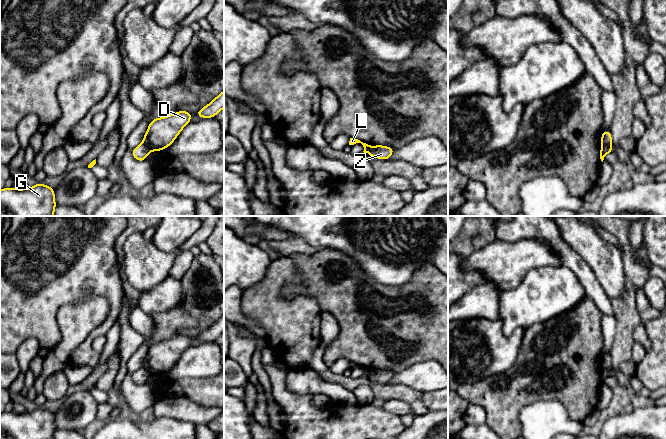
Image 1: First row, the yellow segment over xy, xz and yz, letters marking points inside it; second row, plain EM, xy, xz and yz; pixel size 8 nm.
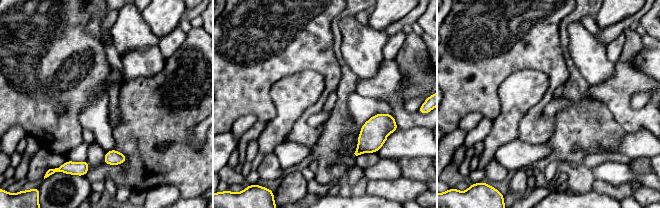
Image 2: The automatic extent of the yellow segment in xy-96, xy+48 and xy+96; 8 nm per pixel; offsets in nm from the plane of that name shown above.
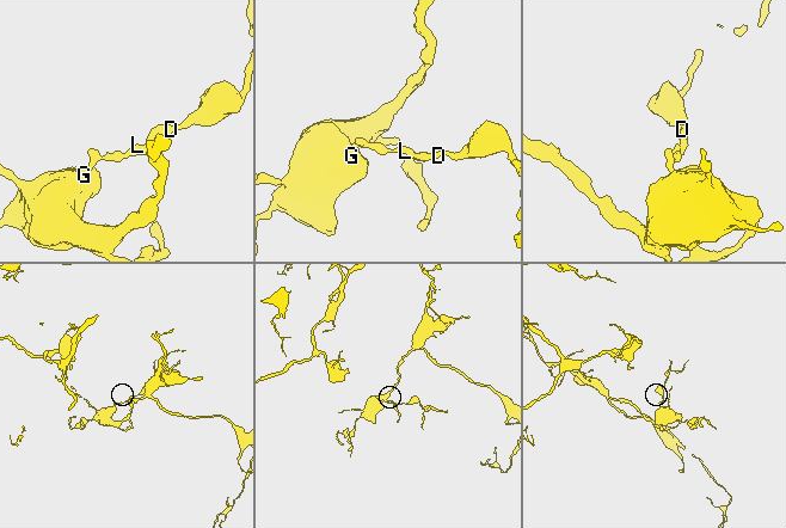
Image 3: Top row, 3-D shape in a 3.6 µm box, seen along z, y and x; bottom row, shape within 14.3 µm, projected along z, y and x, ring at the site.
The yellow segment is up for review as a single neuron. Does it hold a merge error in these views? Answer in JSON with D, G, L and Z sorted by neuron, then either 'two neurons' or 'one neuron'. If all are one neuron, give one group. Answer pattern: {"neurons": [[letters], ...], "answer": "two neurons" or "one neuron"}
{"neurons": [["D", "Z"], ["G", "L"]], "answer": "two neurons"}

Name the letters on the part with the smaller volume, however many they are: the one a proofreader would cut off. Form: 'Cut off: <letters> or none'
Cut off: D, Z

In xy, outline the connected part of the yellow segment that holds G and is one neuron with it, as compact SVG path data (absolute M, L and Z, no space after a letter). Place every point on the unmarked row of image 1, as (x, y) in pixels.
M43 407L24 413L4 411L0 414L0 439L54 439L56 431L54 412Z

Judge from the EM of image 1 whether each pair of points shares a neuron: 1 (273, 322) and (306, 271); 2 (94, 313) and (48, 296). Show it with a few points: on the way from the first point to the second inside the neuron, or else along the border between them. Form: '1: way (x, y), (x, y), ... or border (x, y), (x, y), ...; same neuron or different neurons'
1: border (280, 292), (287, 298), (301, 293), (313, 298); different neurons
2: border (92, 297), (63, 304), (57, 312), (57, 323); different neurons

